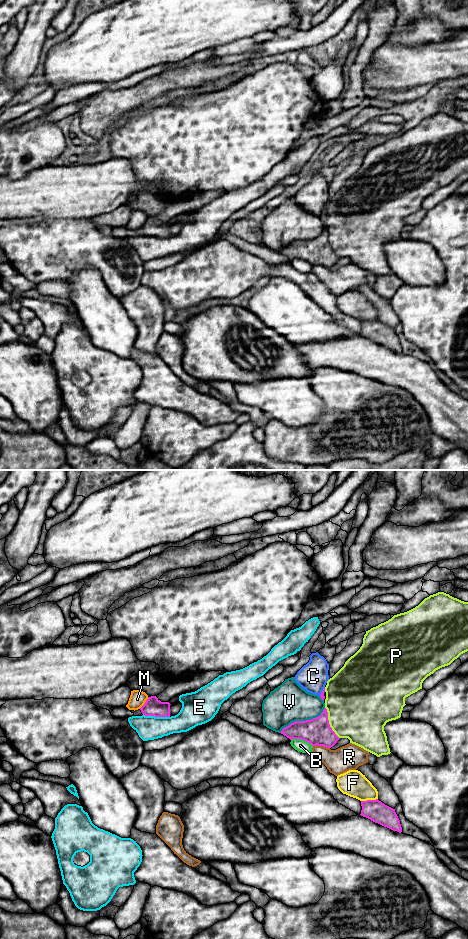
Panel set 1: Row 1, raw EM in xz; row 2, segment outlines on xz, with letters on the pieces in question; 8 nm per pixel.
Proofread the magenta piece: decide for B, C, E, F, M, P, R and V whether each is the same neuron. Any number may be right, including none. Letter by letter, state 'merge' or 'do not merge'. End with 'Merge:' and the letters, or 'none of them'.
B: do not merge
C: do not merge
E: do not merge
F: do not merge
M: do not merge
P: do not merge
R: do not merge
V: do not merge
Merge: none of them

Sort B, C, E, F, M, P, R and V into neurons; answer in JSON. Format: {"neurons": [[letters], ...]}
{"neurons": [["B"], ["C", "V"], ["E"], ["F"], ["M"], ["P"], ["R"]]}

